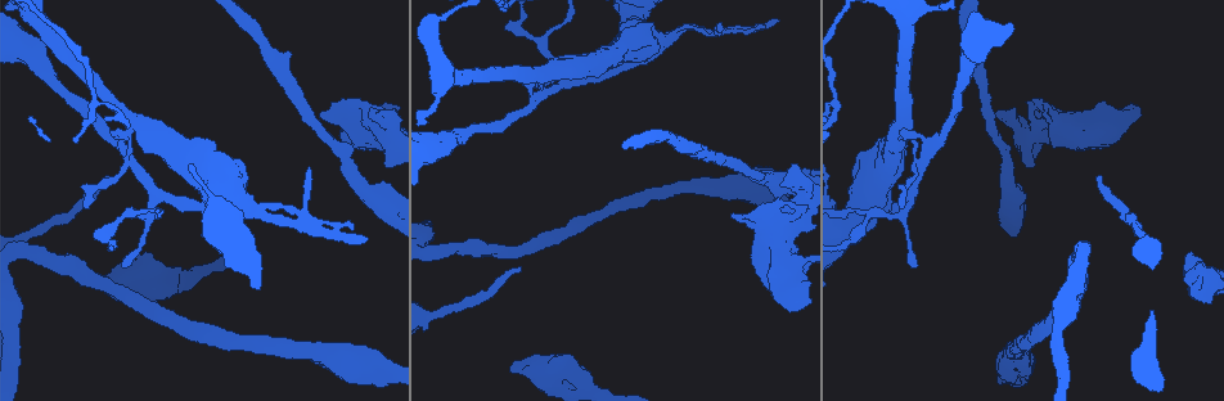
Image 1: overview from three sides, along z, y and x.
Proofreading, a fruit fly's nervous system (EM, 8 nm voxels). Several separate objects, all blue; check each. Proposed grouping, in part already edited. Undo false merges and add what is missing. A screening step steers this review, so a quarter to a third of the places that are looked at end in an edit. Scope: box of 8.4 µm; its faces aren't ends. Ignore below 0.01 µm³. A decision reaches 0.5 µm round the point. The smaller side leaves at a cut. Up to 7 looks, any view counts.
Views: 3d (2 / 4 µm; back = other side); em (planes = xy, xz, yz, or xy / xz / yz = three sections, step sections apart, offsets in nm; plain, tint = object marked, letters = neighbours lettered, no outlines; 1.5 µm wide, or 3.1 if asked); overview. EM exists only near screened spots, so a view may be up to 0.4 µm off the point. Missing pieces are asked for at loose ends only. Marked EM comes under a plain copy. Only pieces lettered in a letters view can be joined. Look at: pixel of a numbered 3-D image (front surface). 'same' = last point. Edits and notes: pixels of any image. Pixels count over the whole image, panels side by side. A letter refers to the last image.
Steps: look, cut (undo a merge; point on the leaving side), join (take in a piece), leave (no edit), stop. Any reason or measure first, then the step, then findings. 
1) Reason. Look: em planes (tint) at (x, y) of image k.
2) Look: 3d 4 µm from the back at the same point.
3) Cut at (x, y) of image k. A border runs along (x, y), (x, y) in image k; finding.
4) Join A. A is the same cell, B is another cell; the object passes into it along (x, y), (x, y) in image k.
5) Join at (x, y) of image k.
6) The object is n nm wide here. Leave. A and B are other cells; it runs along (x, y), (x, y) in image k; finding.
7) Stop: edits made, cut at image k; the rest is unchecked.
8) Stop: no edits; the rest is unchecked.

Arms run side by side. Look: 3d 4 µm from the back at (347, 362) of image 1.

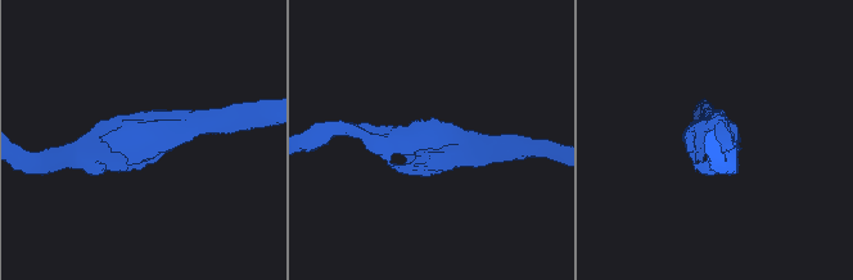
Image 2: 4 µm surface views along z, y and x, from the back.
Now the EM. Look: em planes (letters) at (427, 136) of image 2.

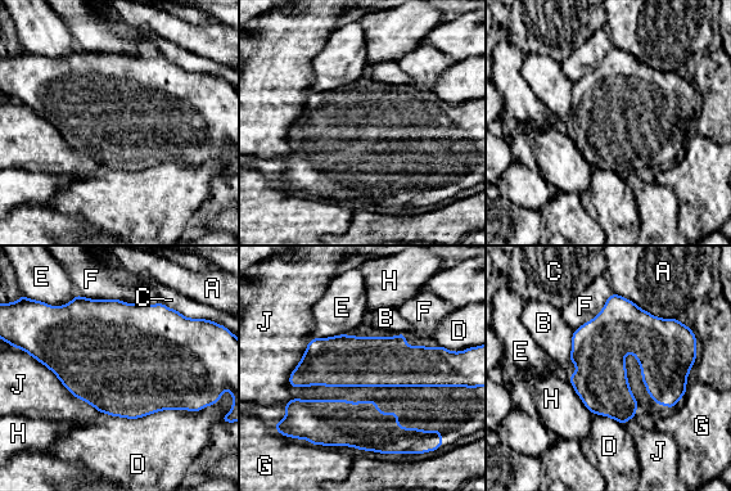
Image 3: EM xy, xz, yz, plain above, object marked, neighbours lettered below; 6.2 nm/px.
Leave. A, B, C, D, E, F, G, H and J are other cells; all the same neuron.

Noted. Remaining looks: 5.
Sudden change in width. Look: em xz step 8 (tint) at (293, 221) of image 1.

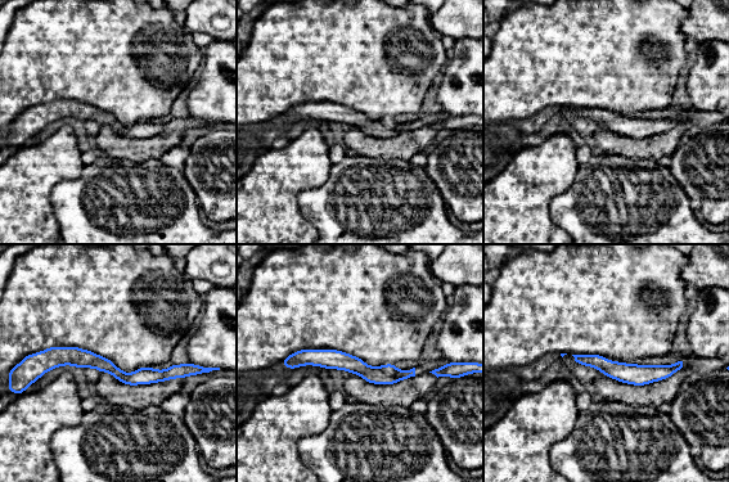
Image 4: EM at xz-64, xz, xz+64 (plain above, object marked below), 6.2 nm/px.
Look: em xz step 8 (letters) at the same point.

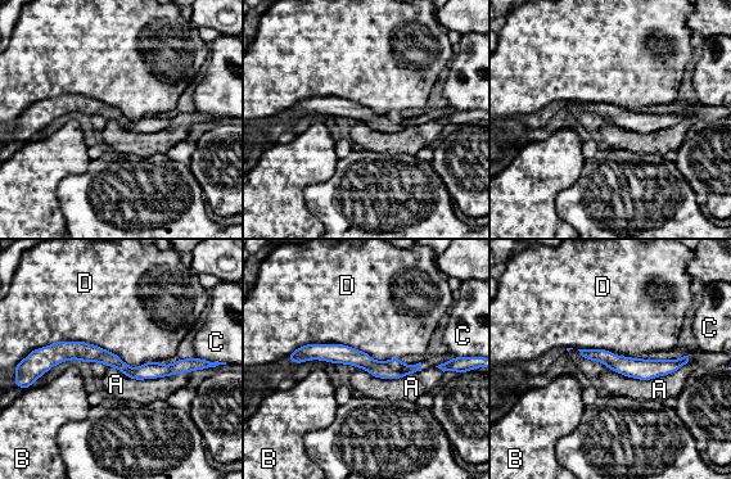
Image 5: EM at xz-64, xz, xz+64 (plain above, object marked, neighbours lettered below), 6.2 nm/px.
The longest contact is with D, 800 nm. Cut at (392, 369) of image 5. A, B, C and D are other cells; the part that leaves runs along (293, 357), (332, 352), (401, 373) in image 5; a second neuron is stuck on.

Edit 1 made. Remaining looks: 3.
Free end. Look: 3d 2 µm at (1189, 252) of image 1.

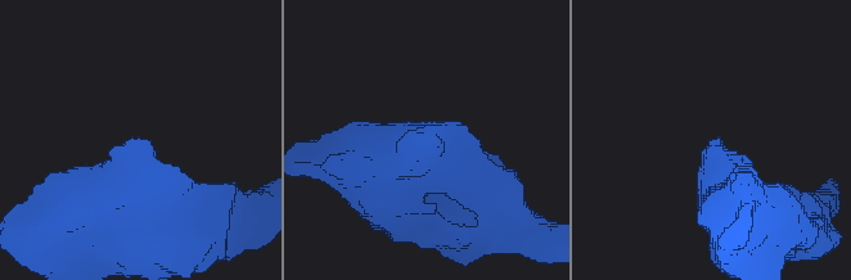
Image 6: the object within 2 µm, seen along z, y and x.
Shape alone is not enough. Look: em planes (letters) at (708, 146) of image 6.

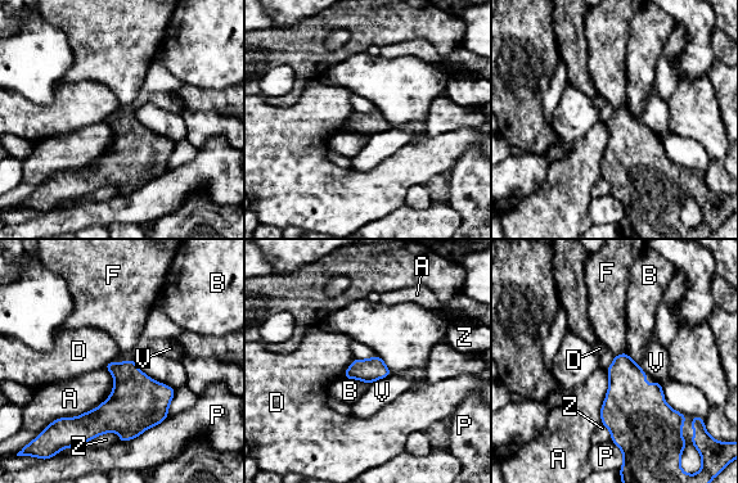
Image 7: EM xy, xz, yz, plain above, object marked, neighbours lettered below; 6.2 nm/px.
Leave. A, B, D, F, P, V and Z are other cells; a border runs along (625, 351), (615, 356) in image 7; none of them fits.

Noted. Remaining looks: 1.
Stop: edits made, cut at image 5; the rest is unchecked.

